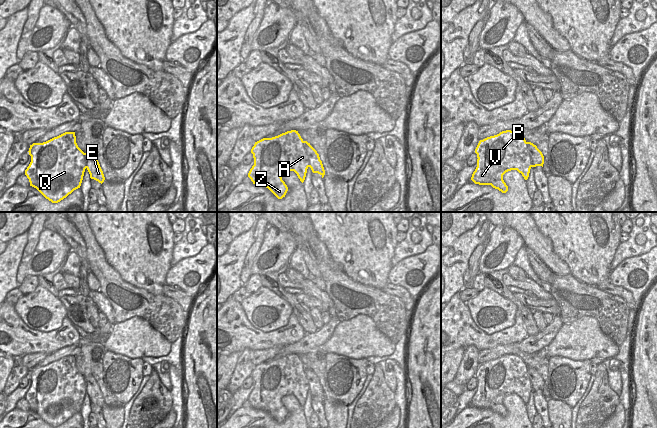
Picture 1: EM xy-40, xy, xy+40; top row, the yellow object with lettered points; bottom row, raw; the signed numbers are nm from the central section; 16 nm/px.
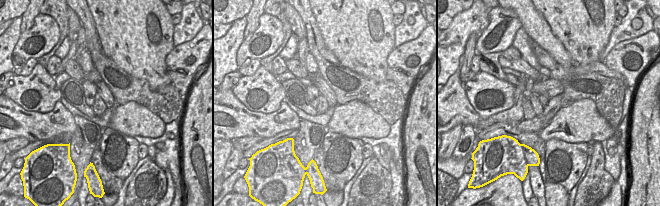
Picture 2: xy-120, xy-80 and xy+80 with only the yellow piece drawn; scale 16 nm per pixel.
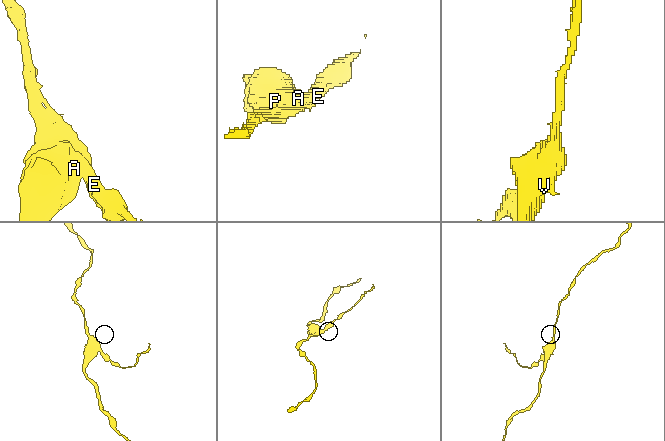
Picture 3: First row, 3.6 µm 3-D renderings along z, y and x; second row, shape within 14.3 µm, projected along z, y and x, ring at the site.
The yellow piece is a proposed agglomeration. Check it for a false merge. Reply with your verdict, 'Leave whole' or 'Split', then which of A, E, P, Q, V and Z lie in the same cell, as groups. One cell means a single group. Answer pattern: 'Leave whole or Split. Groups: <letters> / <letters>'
Split. Groups: A P Q V Z / E.

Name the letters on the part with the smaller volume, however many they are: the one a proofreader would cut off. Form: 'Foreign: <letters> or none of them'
Foreign: E

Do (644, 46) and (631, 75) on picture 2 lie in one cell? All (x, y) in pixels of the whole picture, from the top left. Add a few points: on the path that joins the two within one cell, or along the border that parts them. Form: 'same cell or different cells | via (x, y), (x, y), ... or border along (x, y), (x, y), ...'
same cell | via (643, 54), (643, 64), (639, 69)

